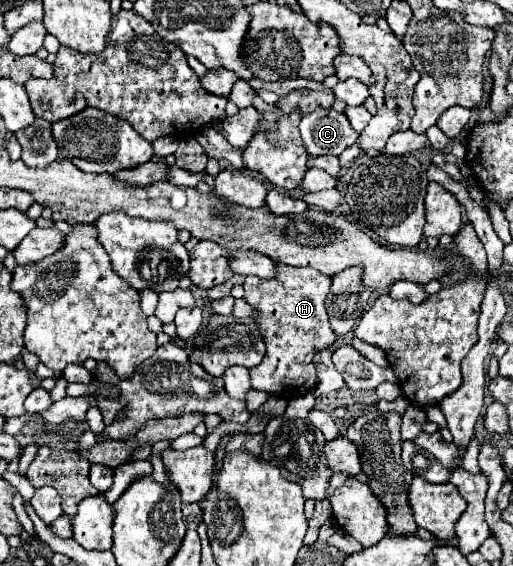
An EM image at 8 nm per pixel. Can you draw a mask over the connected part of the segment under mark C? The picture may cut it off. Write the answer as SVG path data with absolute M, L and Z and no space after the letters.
M323 107L307 113L301 119L299 131L309 157L341 155L359 137L359 133L349 125L345 113Z

